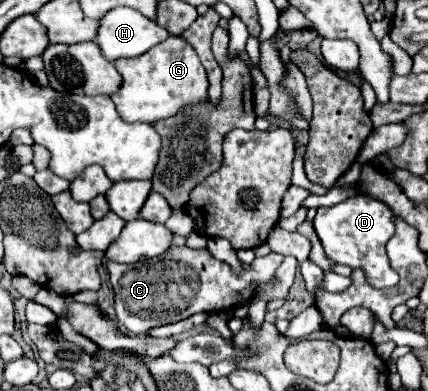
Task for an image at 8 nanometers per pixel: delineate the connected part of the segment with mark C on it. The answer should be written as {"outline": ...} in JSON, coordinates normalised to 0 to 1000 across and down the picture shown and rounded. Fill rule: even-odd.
{"outline":[[[402,629],[379,655],[322,665],[313,675],[248,670],[248,685],[257,696],[266,793],[285,844],[304,859],[332,859],[346,854],[350,839],[421,824],[458,798],[519,798],[579,772],[617,721],[640,711],[659,660],[659,650],[631,645],[617,660],[598,660],[561,706],[551,706],[533,675],[500,665],[486,639]]]}

